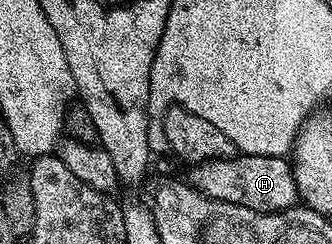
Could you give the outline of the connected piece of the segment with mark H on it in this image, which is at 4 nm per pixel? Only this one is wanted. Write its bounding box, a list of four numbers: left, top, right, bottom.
[190,154,297,213]

